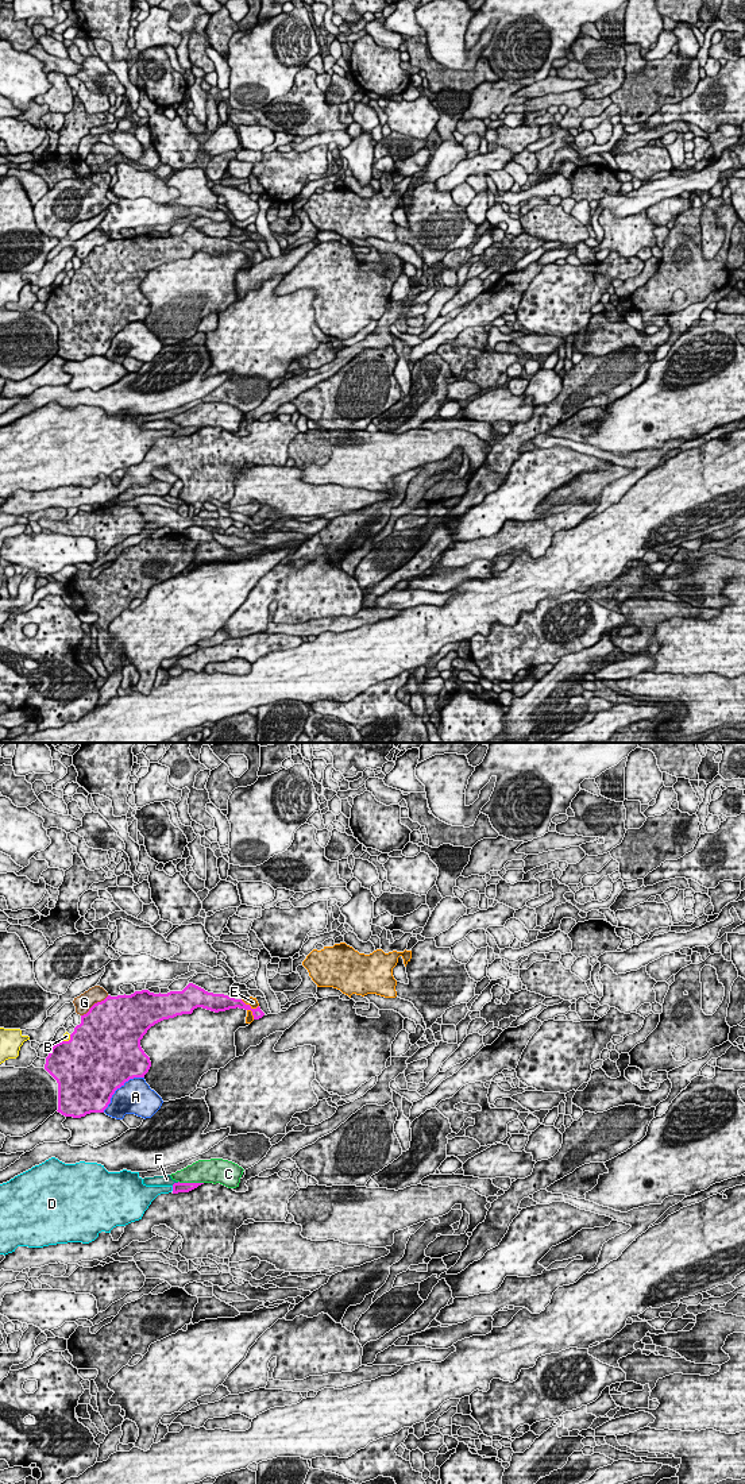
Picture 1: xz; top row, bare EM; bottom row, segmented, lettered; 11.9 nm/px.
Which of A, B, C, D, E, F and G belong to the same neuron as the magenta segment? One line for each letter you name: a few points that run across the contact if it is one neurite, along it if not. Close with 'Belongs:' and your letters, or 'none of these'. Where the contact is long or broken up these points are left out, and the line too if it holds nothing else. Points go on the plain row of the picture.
F: line xz (177, 431), (174, 427), (166, 423)
Belongs: F

